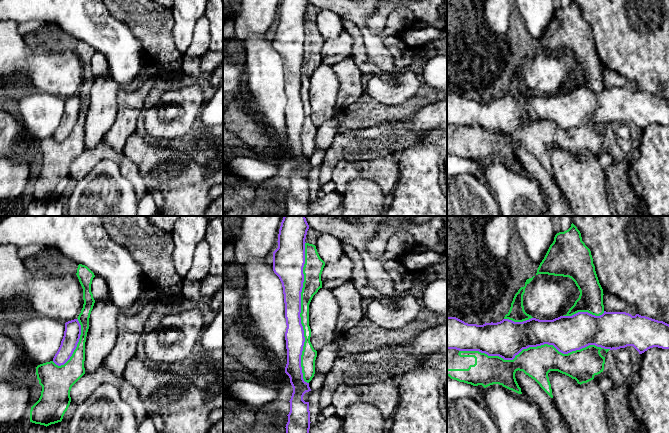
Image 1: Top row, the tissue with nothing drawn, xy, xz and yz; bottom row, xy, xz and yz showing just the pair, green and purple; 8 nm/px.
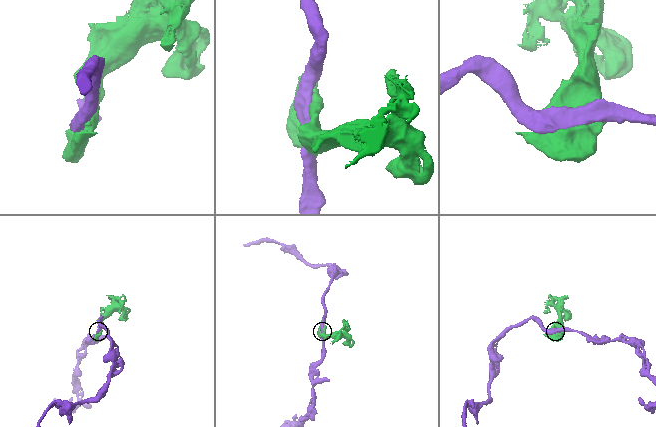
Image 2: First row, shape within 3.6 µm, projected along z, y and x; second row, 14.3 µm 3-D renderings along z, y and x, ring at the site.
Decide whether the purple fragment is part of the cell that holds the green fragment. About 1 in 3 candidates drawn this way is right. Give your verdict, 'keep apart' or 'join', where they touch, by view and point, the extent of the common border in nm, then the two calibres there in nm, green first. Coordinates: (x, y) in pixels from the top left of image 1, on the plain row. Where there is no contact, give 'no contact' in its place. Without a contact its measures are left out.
keep apart; contact yz (534, 123); length 1200 nm; calibres 260 and 300 nm

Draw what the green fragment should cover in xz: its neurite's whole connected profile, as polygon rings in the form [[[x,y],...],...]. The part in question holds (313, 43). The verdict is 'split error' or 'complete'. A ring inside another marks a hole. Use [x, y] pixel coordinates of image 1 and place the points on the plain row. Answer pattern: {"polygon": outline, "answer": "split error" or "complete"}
{"polygon": [[[305,19],[305,40],[303,43],[304,58],[301,68],[301,100],[304,106],[305,118],[301,131],[303,155],[309,159],[315,150],[317,127],[313,124],[309,102],[309,80],[313,72],[322,64],[321,50],[325,38],[320,34],[316,22]]], "answer": "complete"}

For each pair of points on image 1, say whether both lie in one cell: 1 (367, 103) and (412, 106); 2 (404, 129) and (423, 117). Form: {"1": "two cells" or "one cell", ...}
{"1": "one cell", "2": "one cell"}

